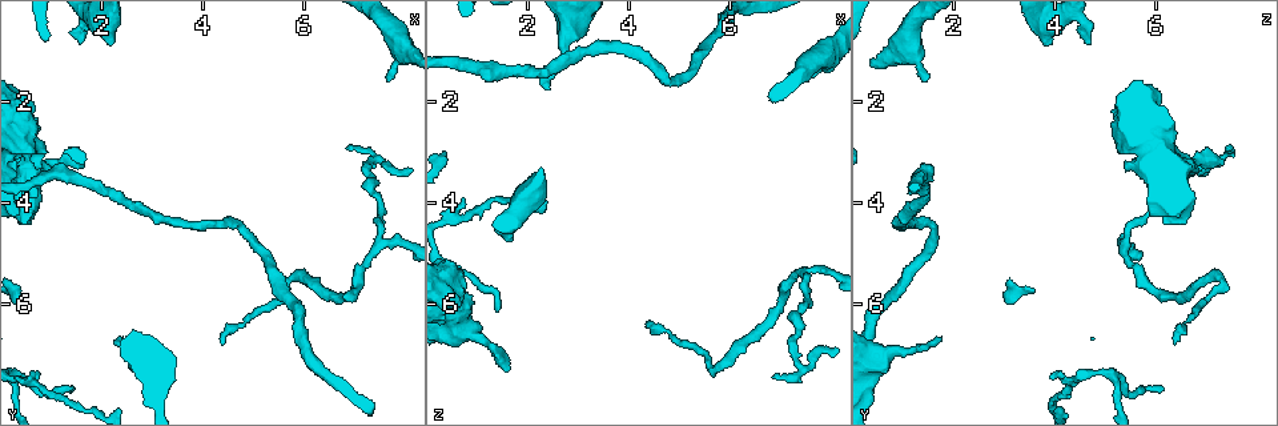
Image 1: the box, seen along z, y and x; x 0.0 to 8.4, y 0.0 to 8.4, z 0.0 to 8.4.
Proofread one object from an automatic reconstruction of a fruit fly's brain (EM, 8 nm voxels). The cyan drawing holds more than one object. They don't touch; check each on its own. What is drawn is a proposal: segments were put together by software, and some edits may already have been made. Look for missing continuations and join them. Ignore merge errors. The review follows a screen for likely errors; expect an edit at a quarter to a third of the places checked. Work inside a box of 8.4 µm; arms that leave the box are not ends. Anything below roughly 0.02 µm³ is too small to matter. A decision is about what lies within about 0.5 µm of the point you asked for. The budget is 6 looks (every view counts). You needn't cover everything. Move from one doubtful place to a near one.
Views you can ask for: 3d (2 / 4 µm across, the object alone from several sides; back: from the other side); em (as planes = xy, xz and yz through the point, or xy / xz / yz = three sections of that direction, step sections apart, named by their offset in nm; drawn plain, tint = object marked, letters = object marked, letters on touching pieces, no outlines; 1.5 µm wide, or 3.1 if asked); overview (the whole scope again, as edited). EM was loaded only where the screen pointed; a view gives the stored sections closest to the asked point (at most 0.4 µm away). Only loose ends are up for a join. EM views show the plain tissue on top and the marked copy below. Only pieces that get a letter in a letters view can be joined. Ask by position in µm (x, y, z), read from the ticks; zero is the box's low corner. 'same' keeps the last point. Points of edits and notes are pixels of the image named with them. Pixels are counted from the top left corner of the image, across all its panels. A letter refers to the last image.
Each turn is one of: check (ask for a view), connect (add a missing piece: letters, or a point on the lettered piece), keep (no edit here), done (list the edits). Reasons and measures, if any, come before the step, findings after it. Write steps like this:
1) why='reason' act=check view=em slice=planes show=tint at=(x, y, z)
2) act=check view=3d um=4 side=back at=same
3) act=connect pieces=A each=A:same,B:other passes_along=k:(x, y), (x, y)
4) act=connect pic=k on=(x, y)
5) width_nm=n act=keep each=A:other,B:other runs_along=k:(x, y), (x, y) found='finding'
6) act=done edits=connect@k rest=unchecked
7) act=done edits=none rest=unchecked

why='free end' act=check view=3d um=4 at=(1.55, 0.80, 4.70)

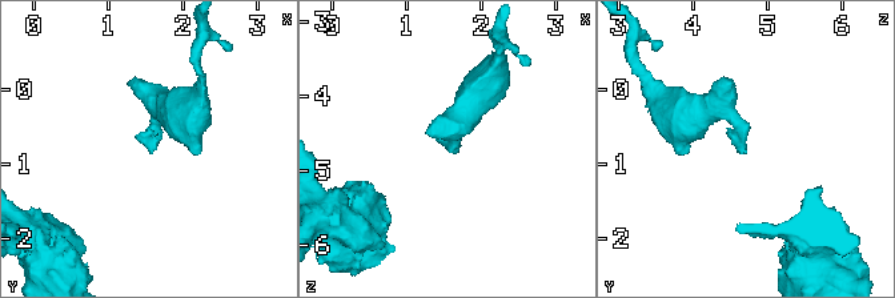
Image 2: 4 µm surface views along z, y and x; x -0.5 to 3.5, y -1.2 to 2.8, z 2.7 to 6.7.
why='now the EM' act=check view=em slice=xy step=4 show=tint at=(1.60, 0.80, 4.75)

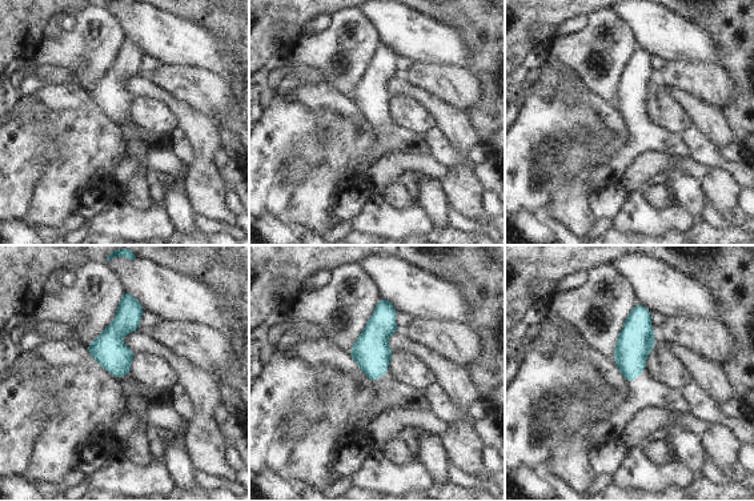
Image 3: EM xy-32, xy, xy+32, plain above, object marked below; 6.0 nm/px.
why='cut it another way' act=check view=em slice=planes show=letters at=same

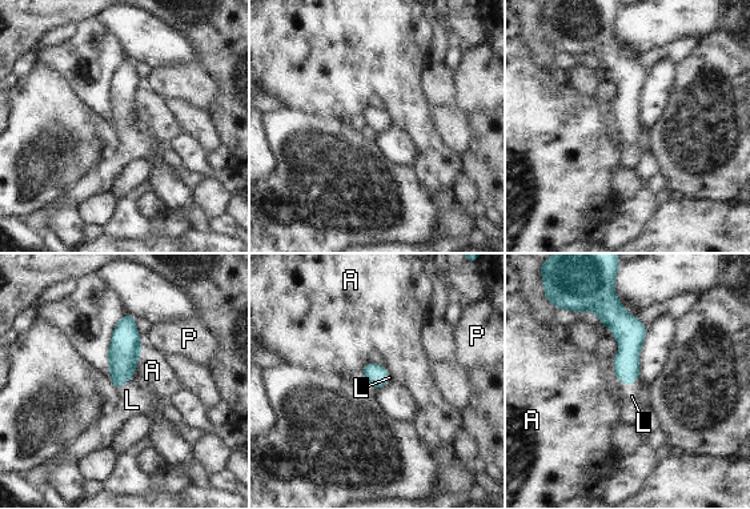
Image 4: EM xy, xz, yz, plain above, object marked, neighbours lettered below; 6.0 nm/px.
act=connect pieces=L each=A:other,L:same,P:other passes_along=4:(124, 353), (123, 381), (132, 400) found='the neuron continues'

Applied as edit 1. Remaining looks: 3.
why='redraw' act=check view=overview

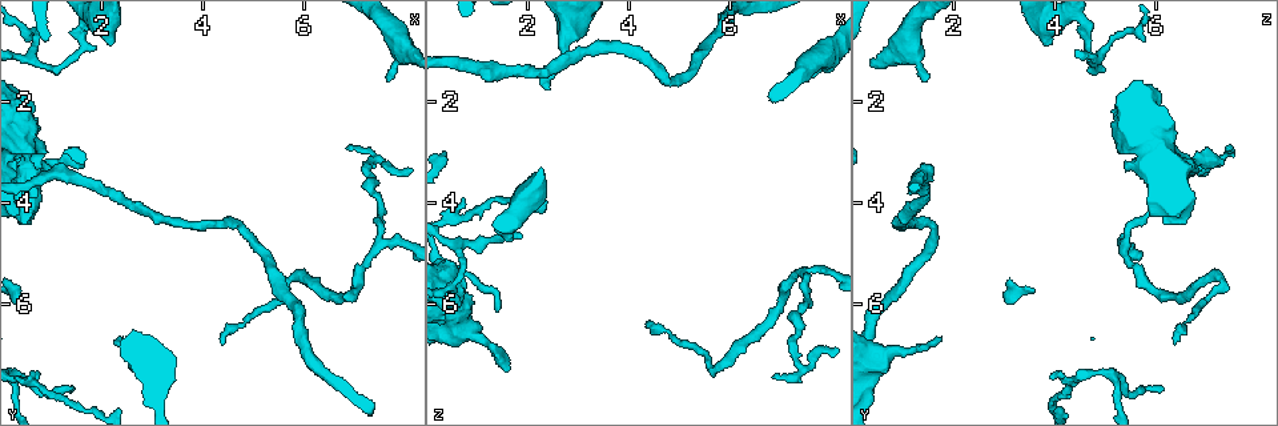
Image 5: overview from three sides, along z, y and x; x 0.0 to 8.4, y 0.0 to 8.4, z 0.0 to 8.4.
why='thin end' act=check view=3d um=2 at=(6.90, 3.00, 7.50)

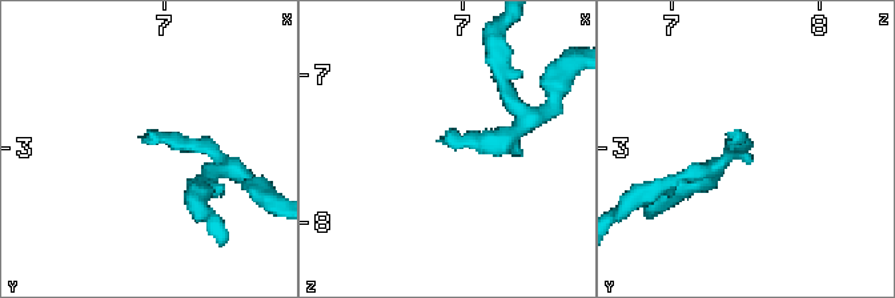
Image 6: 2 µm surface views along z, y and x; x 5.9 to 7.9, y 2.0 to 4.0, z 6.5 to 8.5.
why='shape alone is not enough' act=check view=em slice=planes show=letters at=(6.90, 2.94, 7.46)

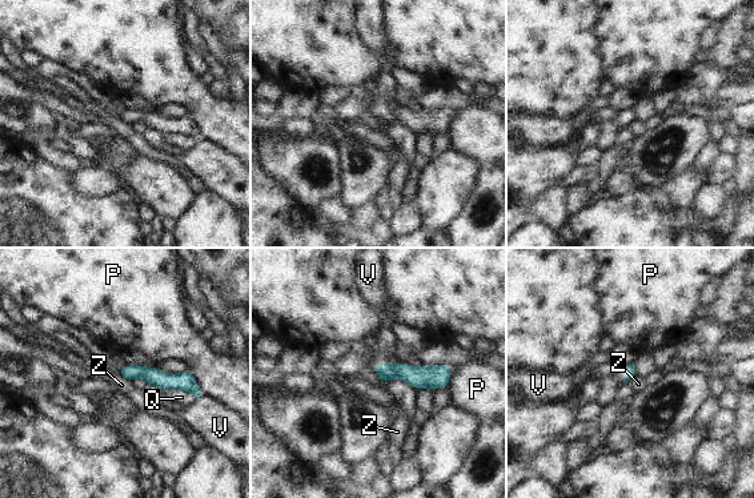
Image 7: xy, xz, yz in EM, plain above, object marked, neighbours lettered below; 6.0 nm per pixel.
width_nm=70 act=keep each=P:other,Q:other,V:other,Z:other border=7:(117, 374), (129, 381) found='none of them fits'

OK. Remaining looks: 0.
act=done edits=connect@4 rest=unchecked

